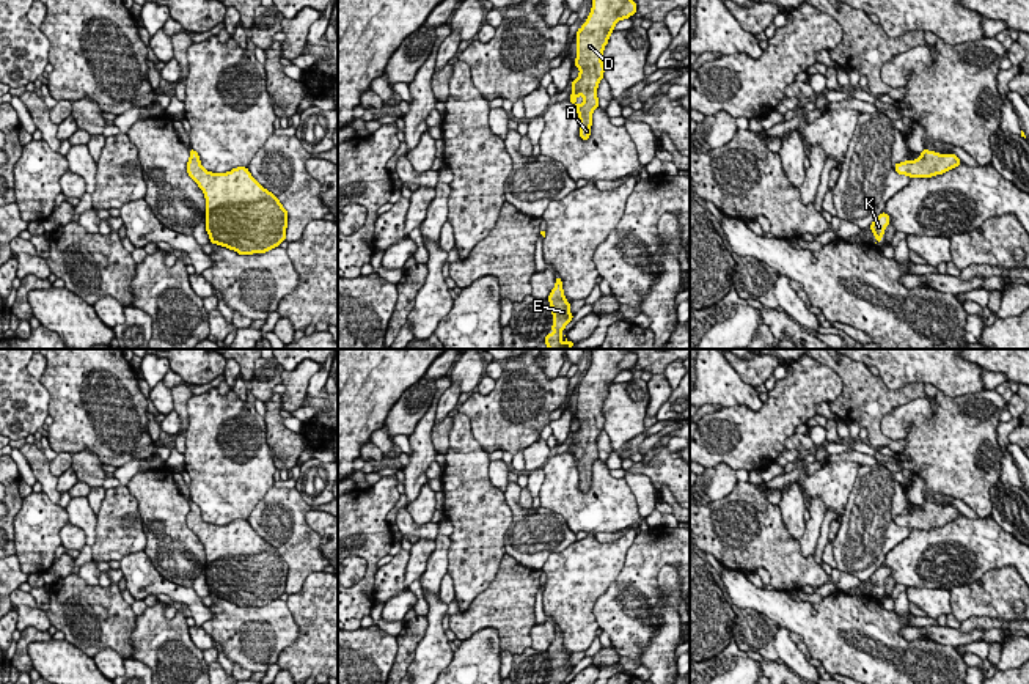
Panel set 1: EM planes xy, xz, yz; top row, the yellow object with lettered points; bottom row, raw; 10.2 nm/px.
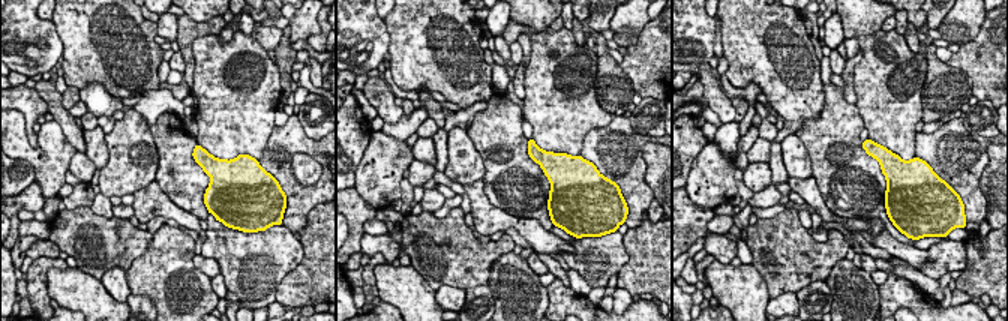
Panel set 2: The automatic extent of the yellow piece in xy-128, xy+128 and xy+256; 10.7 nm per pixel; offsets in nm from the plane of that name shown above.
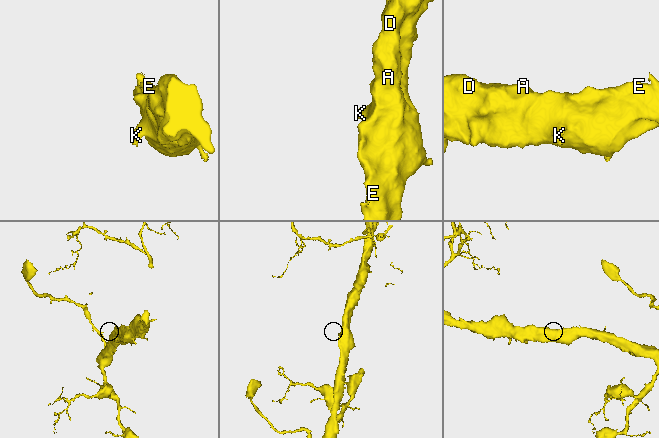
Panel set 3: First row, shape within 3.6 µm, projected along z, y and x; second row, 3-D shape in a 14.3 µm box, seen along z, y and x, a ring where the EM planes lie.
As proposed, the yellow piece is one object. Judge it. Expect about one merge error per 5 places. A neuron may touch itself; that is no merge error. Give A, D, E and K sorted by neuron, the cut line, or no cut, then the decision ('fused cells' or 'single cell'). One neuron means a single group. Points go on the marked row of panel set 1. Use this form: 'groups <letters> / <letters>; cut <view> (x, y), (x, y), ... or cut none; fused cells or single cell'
groups A D E K; cut none; single cell

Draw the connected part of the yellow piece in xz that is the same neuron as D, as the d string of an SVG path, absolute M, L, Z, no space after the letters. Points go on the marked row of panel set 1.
M592 0L591 14L577 31L578 79L570 82L570 102L575 105L580 120L580 138L588 140L592 126L592 112L599 107L597 88L603 79L603 49L608 44L614 25L636 14L633 0Z

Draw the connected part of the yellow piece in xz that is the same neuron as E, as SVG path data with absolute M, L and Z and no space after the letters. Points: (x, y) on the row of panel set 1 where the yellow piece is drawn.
M556 277L556 285L548 296L548 302L553 314L553 332L547 333L545 344L548 349L570 349L575 343L569 341L561 332L572 321L573 314L569 310L570 302L564 297L562 281L559 277Z

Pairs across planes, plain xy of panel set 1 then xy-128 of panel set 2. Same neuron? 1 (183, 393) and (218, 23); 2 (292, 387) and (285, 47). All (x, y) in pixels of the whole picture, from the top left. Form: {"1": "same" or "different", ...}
{"1": "same", "2": "different"}

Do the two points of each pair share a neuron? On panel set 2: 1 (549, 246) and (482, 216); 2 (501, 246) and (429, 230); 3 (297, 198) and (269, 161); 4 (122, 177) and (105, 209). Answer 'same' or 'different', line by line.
1: same
2: same
3: same
4: different

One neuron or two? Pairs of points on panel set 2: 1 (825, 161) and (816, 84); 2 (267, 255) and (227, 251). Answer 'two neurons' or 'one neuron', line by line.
1: two neurons
2: one neuron

